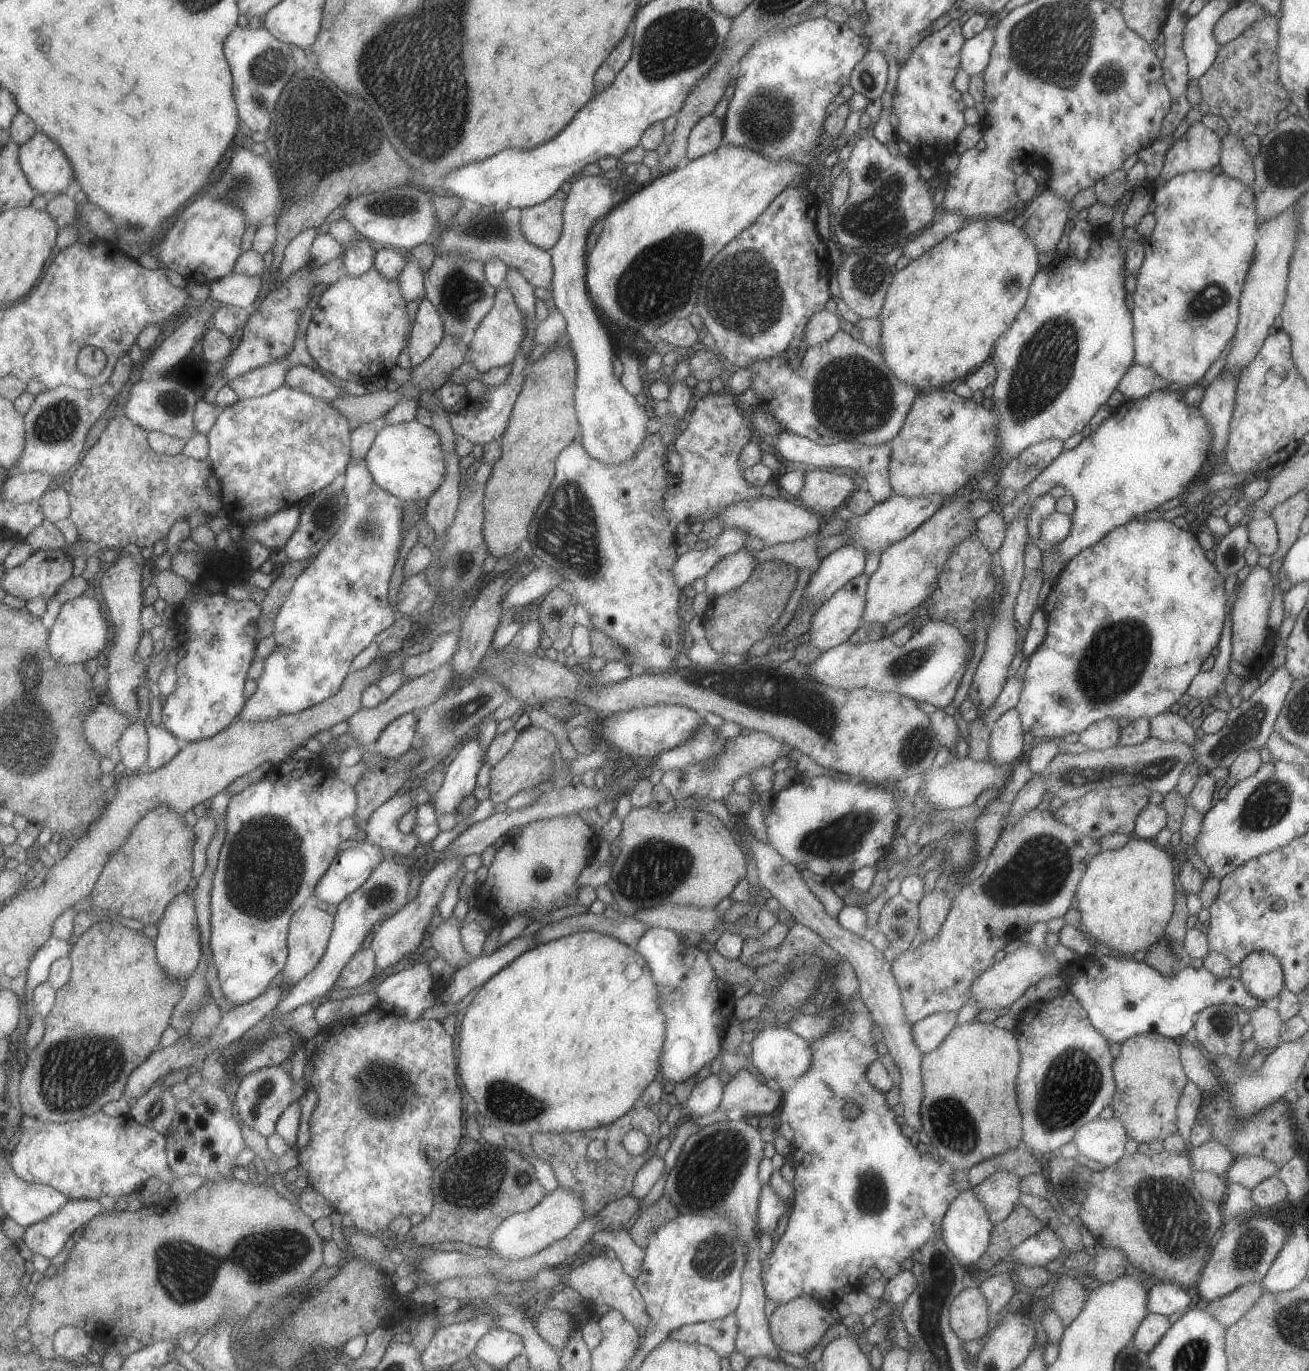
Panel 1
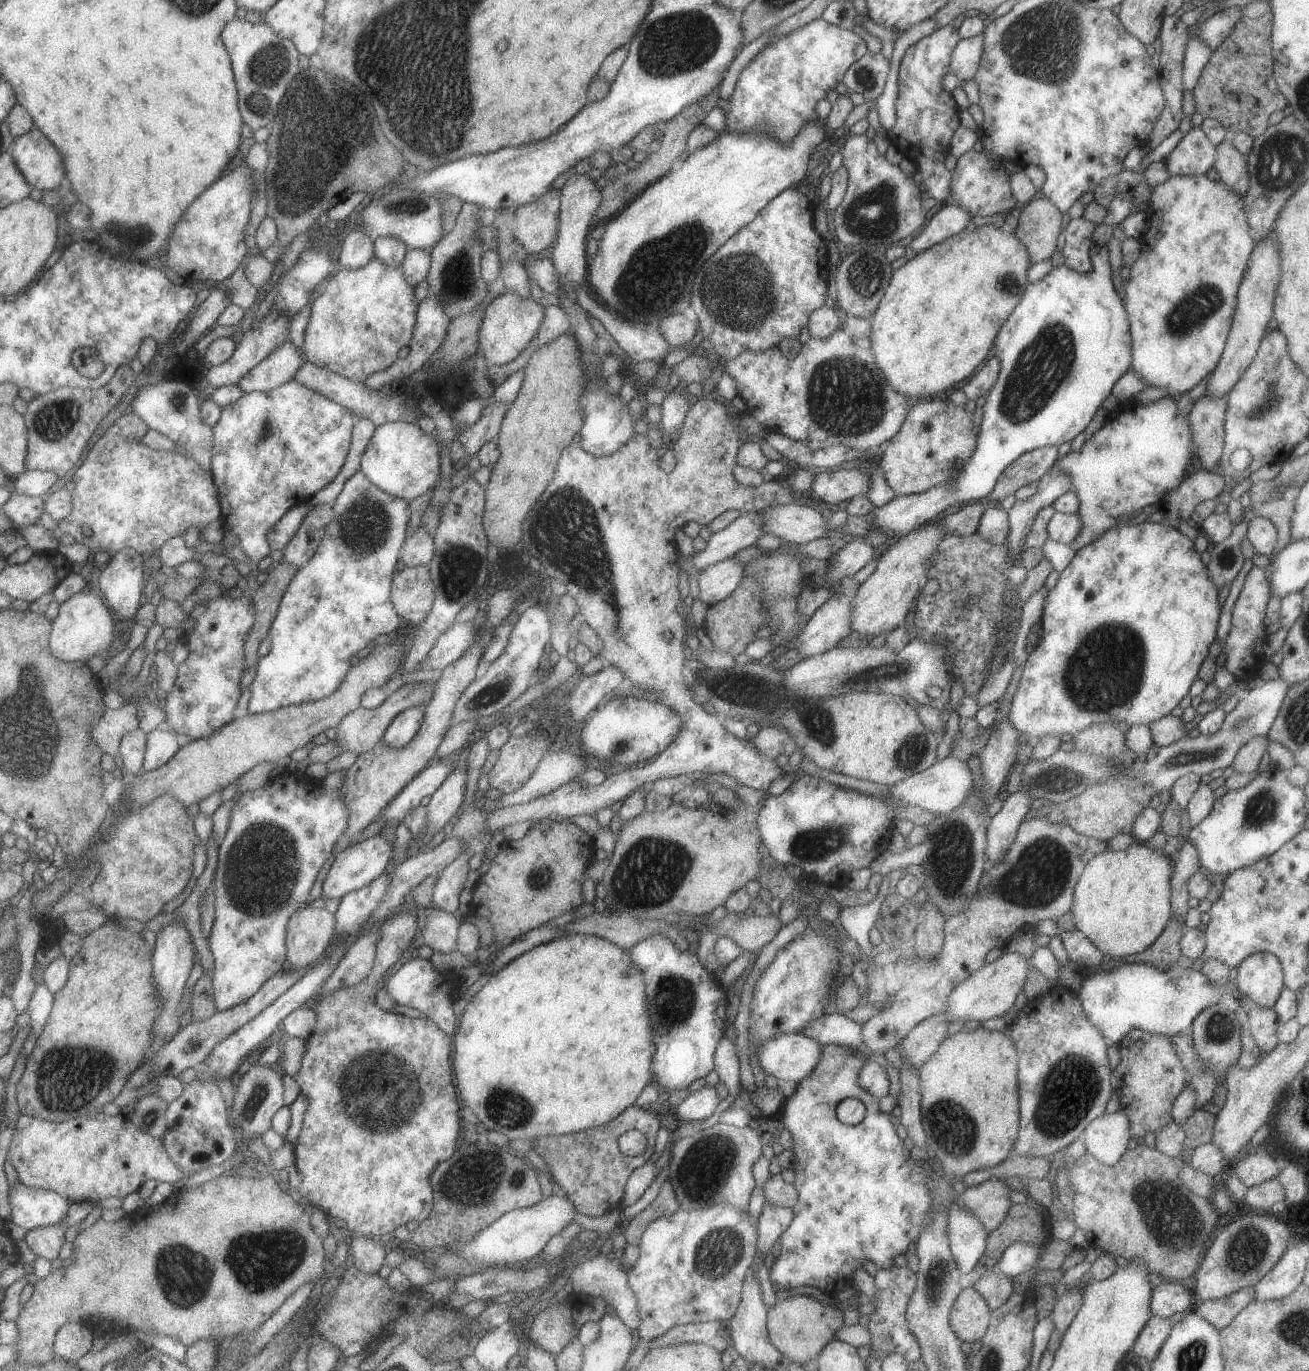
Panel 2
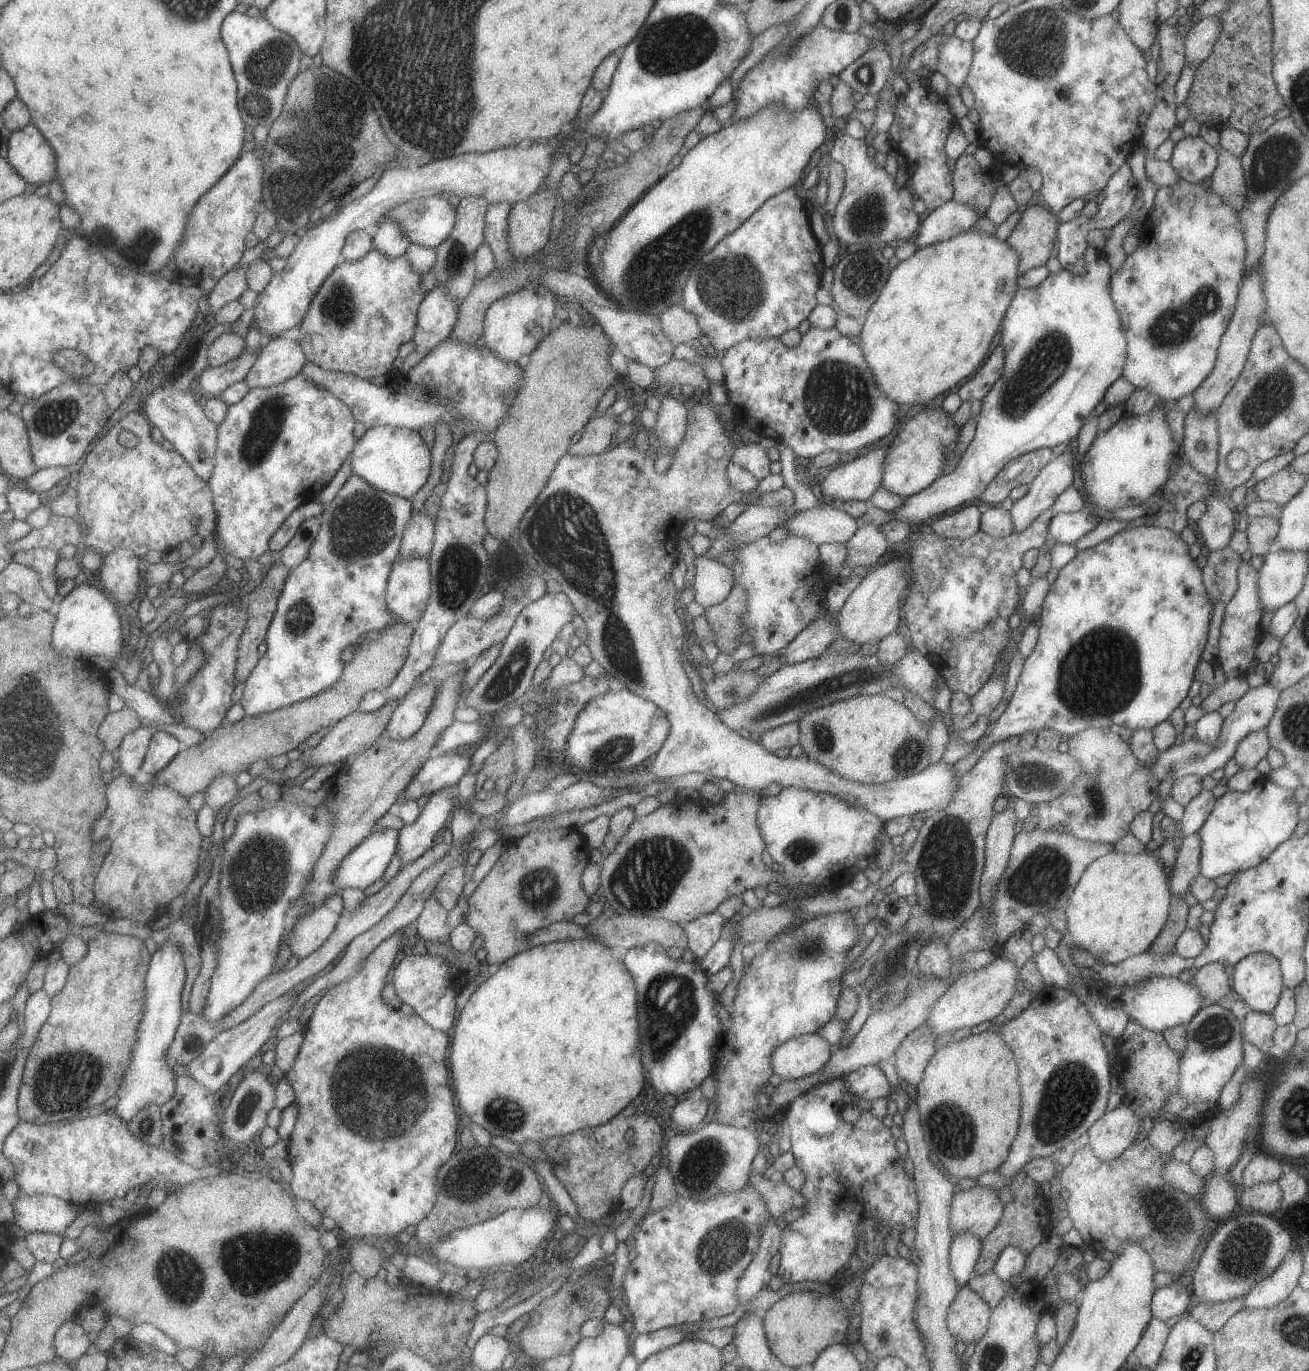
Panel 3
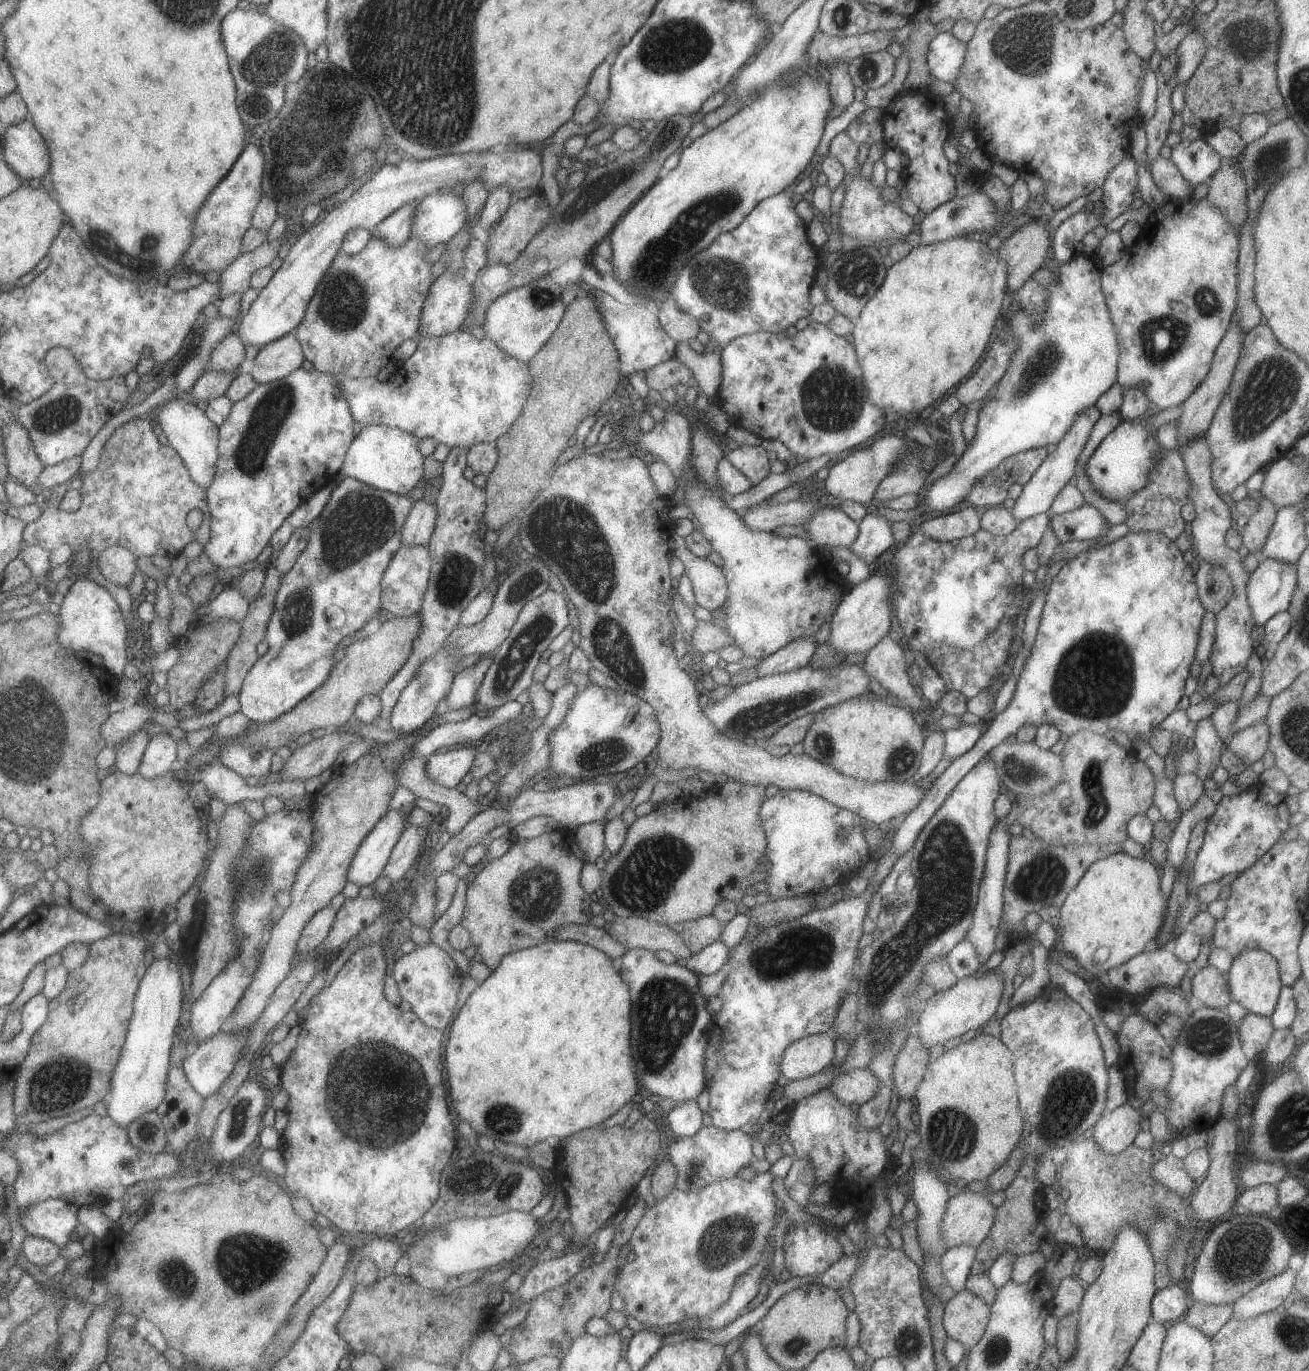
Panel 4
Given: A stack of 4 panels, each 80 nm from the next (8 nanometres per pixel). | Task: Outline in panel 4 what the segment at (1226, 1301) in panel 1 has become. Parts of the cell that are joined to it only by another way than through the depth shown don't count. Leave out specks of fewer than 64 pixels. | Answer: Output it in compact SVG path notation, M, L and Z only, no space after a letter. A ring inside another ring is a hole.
M1191 1301L1184 1318L1192 1327L1201 1330L1209 1337L1213 1337L1233 1317L1232 1305L1207 1305L1198 1301Z

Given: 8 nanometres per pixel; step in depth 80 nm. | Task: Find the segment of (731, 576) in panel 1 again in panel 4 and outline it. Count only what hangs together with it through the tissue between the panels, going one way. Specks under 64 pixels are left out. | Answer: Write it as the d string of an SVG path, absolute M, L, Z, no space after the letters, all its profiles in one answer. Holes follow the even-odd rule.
M675 533L669 546L674 556L680 558L685 566L685 573L692 582L695 602L709 612L724 606L729 590L723 568L707 557L696 556L688 548L685 538Z

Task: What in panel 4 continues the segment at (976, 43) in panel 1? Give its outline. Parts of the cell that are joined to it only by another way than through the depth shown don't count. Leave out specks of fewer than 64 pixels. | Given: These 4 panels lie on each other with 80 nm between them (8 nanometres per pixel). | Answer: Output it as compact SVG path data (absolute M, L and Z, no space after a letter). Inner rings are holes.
M950 31L939 32L929 44L928 68L936 79L956 84L967 55L967 43L958 40Z

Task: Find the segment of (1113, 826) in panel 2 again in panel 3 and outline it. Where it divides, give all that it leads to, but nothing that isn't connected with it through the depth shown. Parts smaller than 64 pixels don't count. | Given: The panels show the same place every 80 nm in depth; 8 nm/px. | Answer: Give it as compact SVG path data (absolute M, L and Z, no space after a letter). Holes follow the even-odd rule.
M1089 728L1072 735L1068 743L1068 752L1080 763L1083 773L1068 792L1063 792L1062 796L1049 803L1035 804L1030 814L1038 818L1036 827L1046 831L1066 831L1085 841L1114 844L1129 833L1134 817L1148 811L1150 804L1159 798L1159 780L1156 780L1149 768L1134 756L1129 743L1120 737L1115 728Z

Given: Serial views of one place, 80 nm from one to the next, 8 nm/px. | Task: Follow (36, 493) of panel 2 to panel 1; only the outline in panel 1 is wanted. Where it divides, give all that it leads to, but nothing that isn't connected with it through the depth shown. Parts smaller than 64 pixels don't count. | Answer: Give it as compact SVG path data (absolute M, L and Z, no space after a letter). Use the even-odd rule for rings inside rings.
M40 471L8 476L3 488L2 500L16 504L40 501L56 484L58 484L57 479Z

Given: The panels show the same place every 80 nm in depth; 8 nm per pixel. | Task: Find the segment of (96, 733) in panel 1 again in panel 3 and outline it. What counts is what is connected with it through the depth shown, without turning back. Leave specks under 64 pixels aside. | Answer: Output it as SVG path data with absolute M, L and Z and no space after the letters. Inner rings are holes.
M125 706L119 711L112 711L100 728L100 738L108 751L121 750L125 738L143 727L140 713Z

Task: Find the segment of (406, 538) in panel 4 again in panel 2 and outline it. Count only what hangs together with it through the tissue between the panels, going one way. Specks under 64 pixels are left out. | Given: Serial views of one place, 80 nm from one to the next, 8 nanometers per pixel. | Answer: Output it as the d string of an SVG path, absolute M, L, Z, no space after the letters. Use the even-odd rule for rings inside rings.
M422 523L420 528L413 535L409 536L404 550L406 566L431 566L437 555L436 538L432 538L435 535L431 531L428 532L426 524Z

